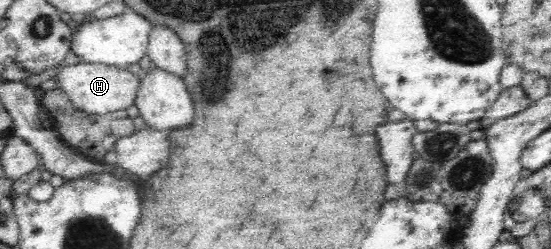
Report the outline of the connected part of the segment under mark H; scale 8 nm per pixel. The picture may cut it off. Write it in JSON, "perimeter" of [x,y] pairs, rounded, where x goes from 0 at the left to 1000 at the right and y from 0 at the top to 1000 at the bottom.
{"perimeter":[[[169,249],[116,261],[98,313],[102,313],[109,361],[120,373],[131,418],[142,442],[160,458],[192,458],[230,438],[245,418],[247,353],[252,337],[252,297],[240,293],[229,269],[171,257]]]}

